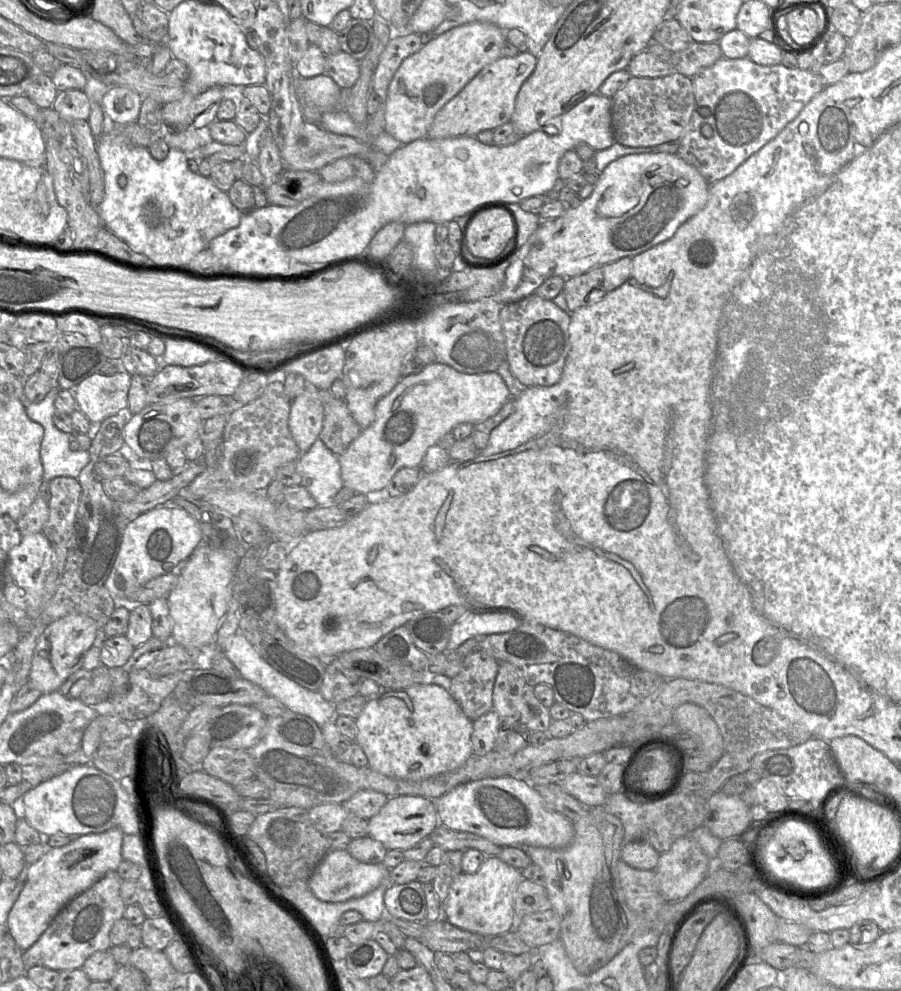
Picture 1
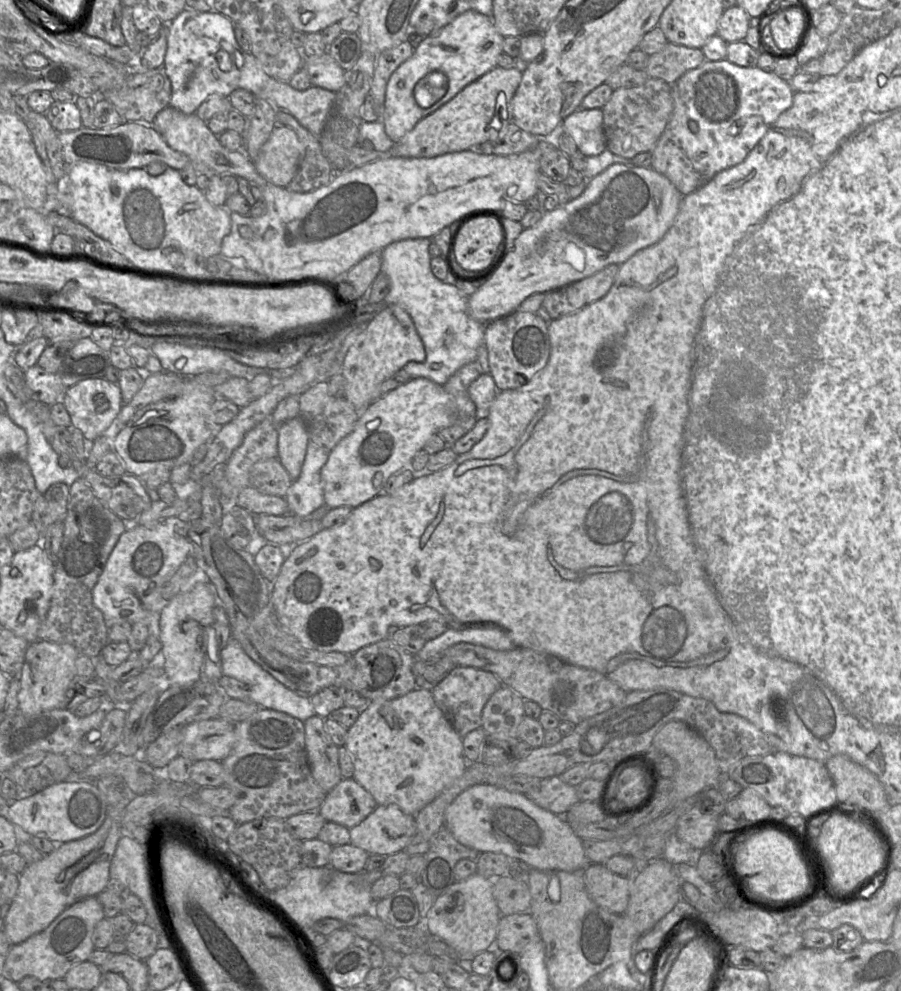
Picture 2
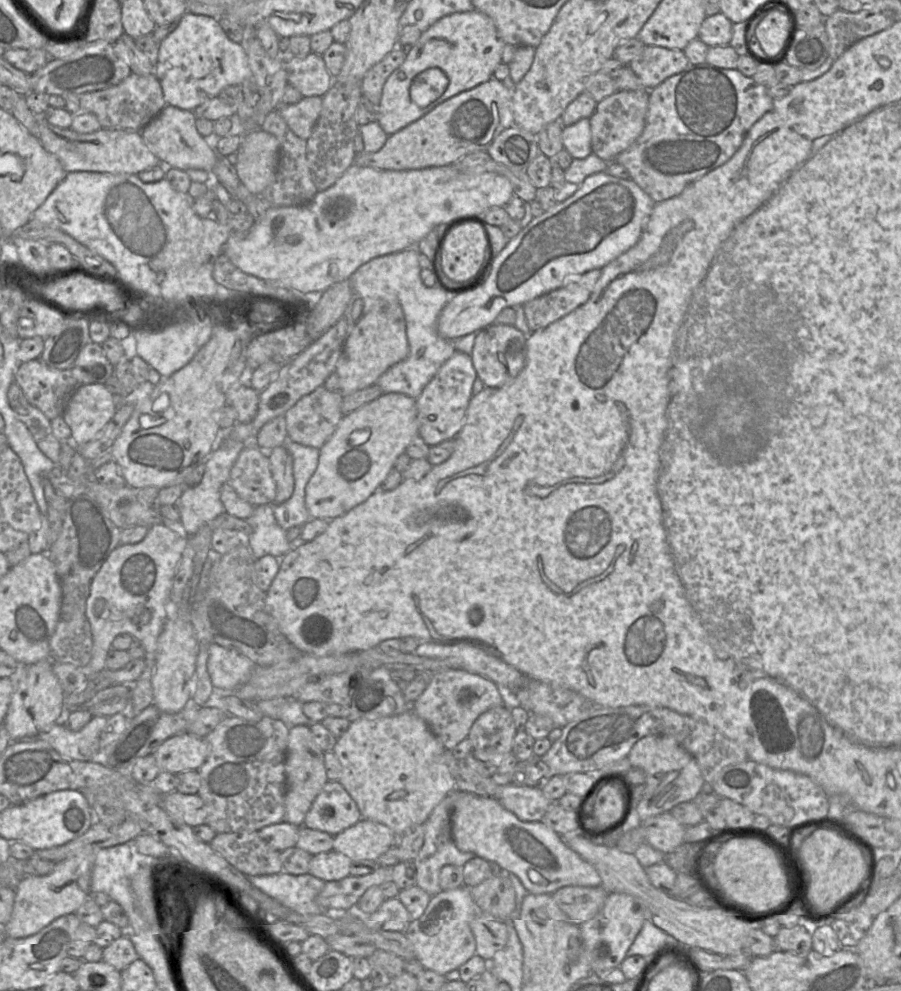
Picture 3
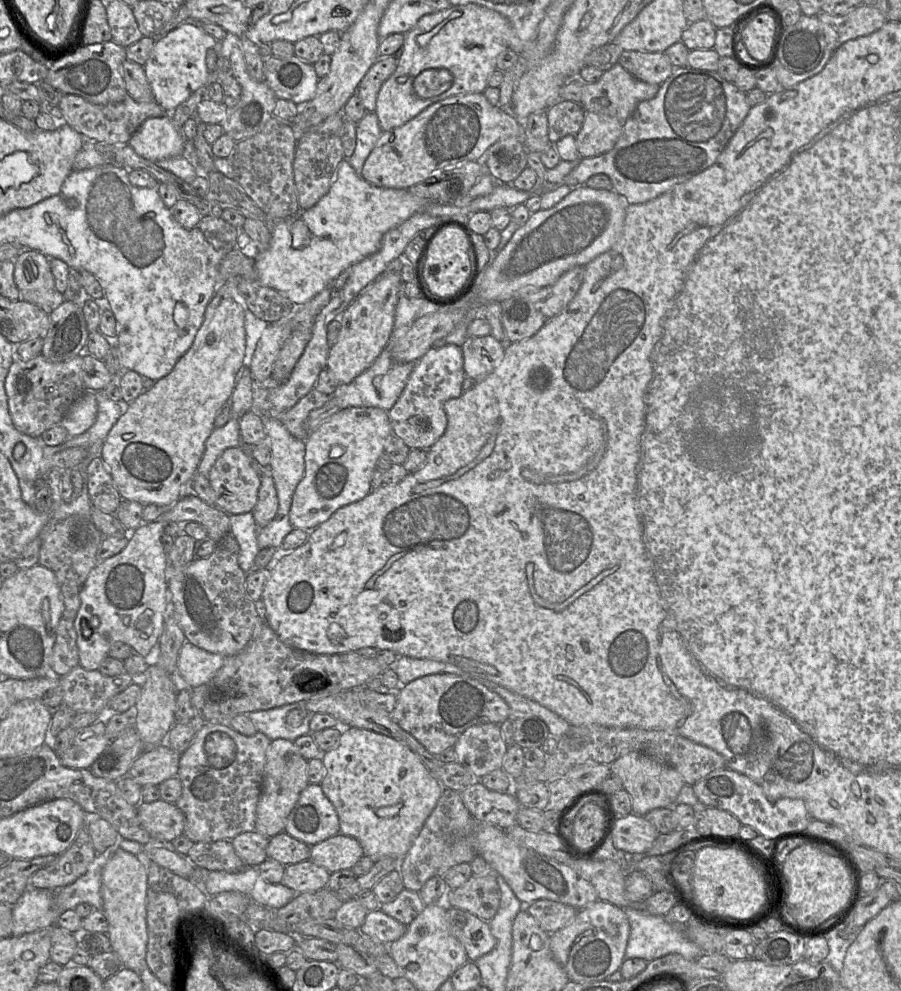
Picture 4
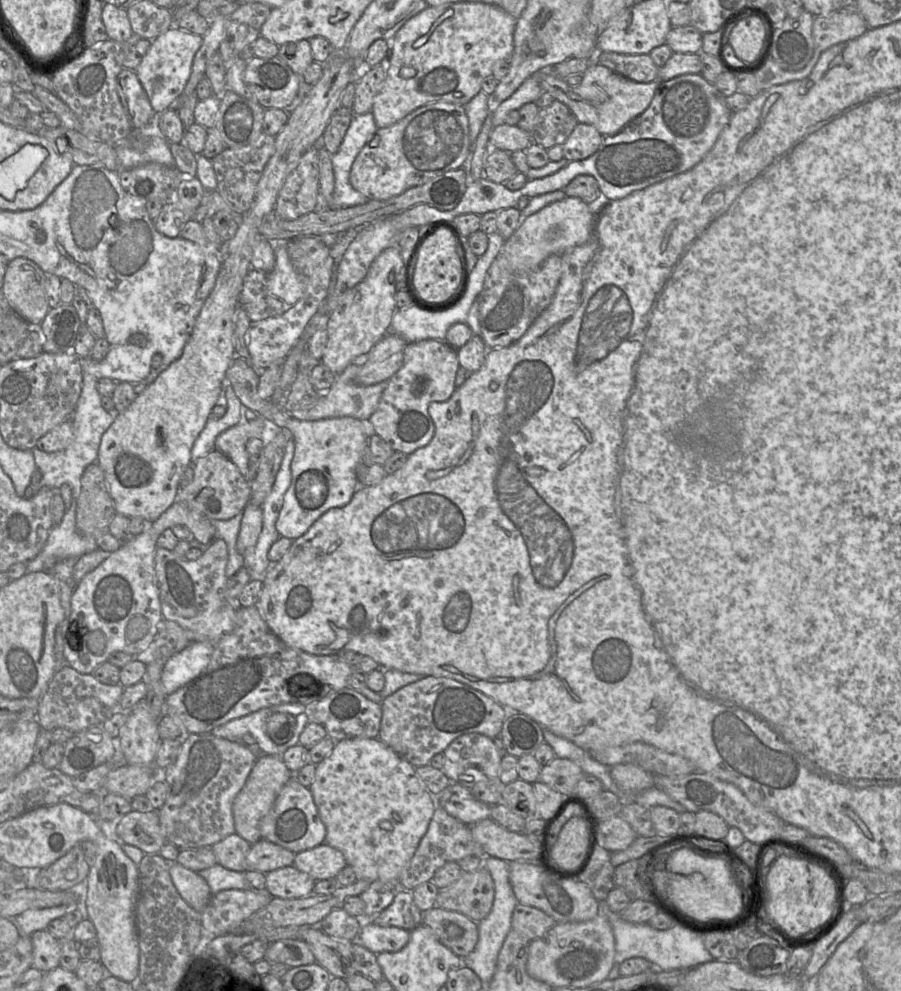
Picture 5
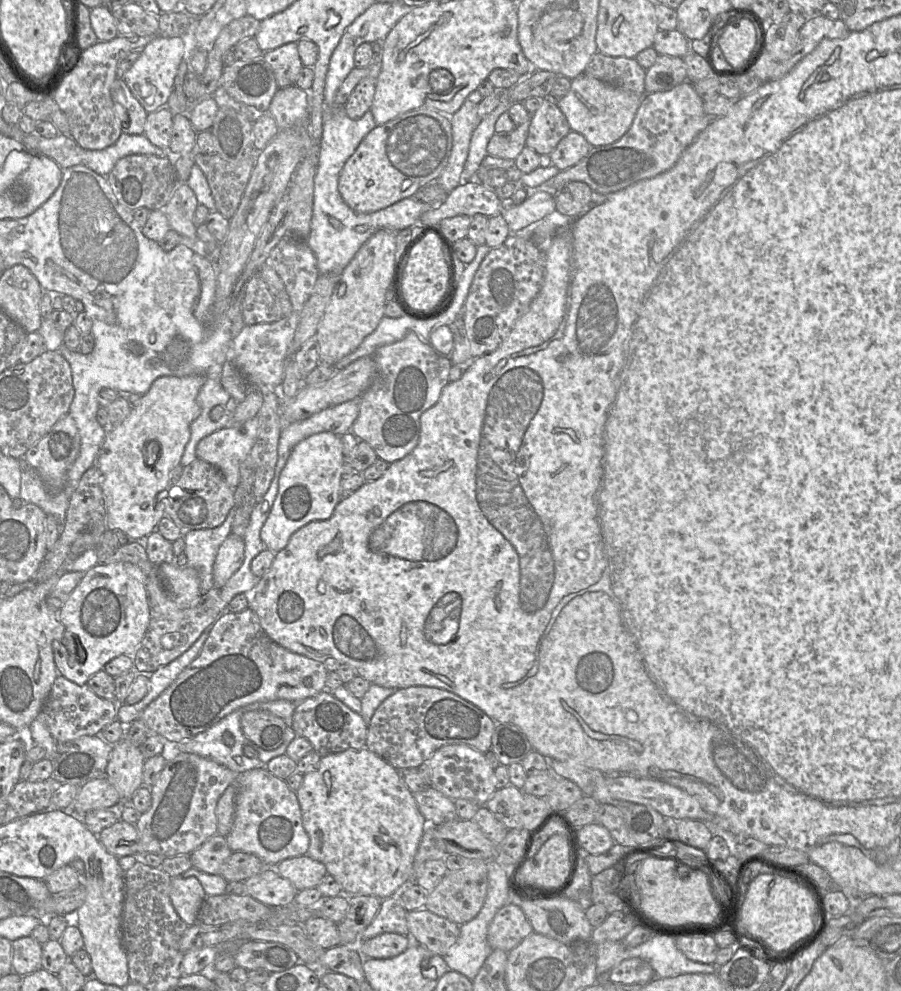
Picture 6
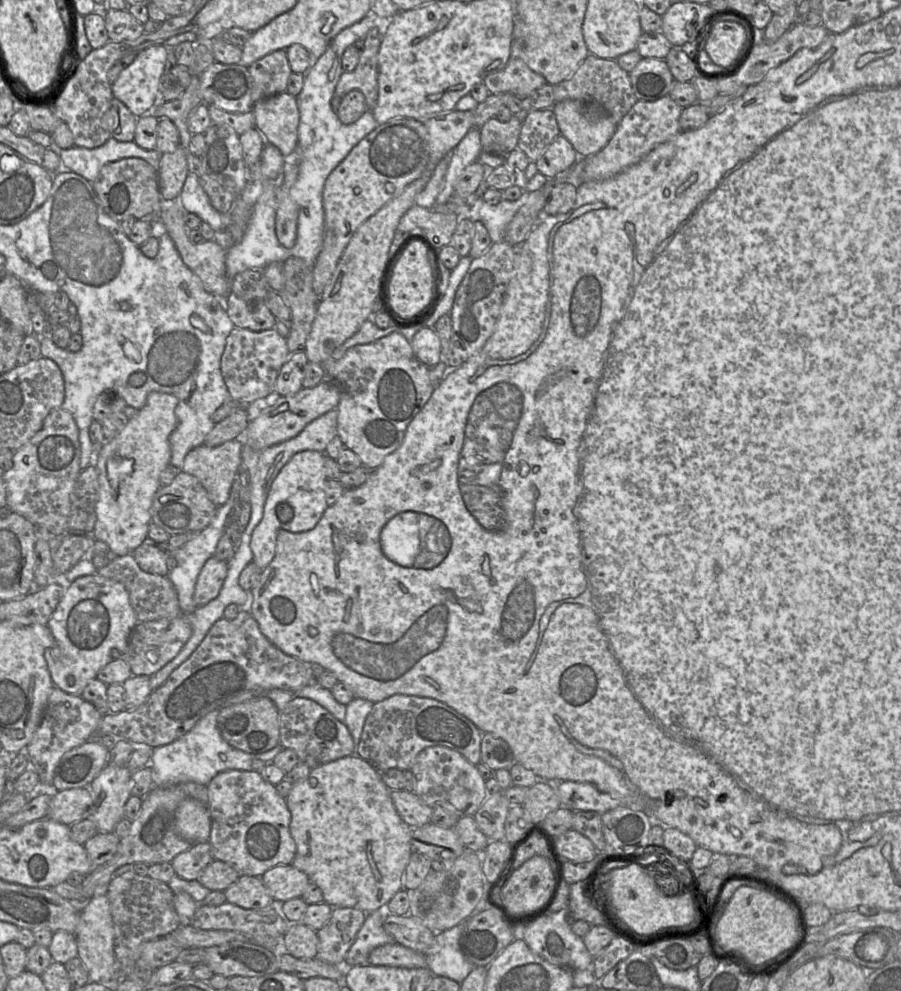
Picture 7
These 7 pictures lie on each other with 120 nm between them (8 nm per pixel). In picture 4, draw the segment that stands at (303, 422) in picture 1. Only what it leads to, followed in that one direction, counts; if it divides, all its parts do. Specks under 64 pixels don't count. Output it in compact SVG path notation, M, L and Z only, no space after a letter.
M270 466L260 467L262 472L258 501L253 513L257 526L264 528L277 514L279 507L278 495Z

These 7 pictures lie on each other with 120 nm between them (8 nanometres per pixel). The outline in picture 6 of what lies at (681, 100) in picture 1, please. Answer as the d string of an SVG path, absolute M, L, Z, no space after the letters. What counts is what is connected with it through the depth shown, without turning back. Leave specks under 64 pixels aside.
M570 131L549 155L552 165L560 171L579 163L592 149L592 145L579 133Z

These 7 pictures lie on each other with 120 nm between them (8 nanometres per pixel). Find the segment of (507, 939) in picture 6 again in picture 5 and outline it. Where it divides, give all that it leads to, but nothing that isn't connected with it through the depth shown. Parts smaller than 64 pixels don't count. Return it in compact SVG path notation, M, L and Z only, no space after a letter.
M518 903L512 913L511 929L523 934L528 940L542 937L557 922L545 912Z

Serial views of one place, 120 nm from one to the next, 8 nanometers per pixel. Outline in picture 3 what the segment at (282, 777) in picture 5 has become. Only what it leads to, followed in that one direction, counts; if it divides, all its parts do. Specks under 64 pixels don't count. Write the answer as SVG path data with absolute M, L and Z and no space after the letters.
M297 725L290 728L285 760L287 783L285 795L285 822L302 827L306 814L310 810L315 798L328 782L324 756L325 753L313 740L310 726Z

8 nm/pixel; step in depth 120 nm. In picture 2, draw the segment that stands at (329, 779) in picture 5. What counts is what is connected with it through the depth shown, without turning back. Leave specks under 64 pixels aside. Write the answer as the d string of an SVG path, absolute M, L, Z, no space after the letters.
M415 688L392 700L368 703L348 729L344 747L353 757L352 778L373 796L377 806L395 804L414 816L460 778L468 765L463 754L463 738L437 706L432 690L425 688Z

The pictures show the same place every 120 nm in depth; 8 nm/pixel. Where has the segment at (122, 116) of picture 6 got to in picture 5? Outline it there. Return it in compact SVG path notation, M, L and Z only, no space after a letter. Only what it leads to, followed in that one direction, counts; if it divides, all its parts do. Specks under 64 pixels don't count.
M121 69L117 91L132 127L138 129L150 125L155 111L134 70Z

